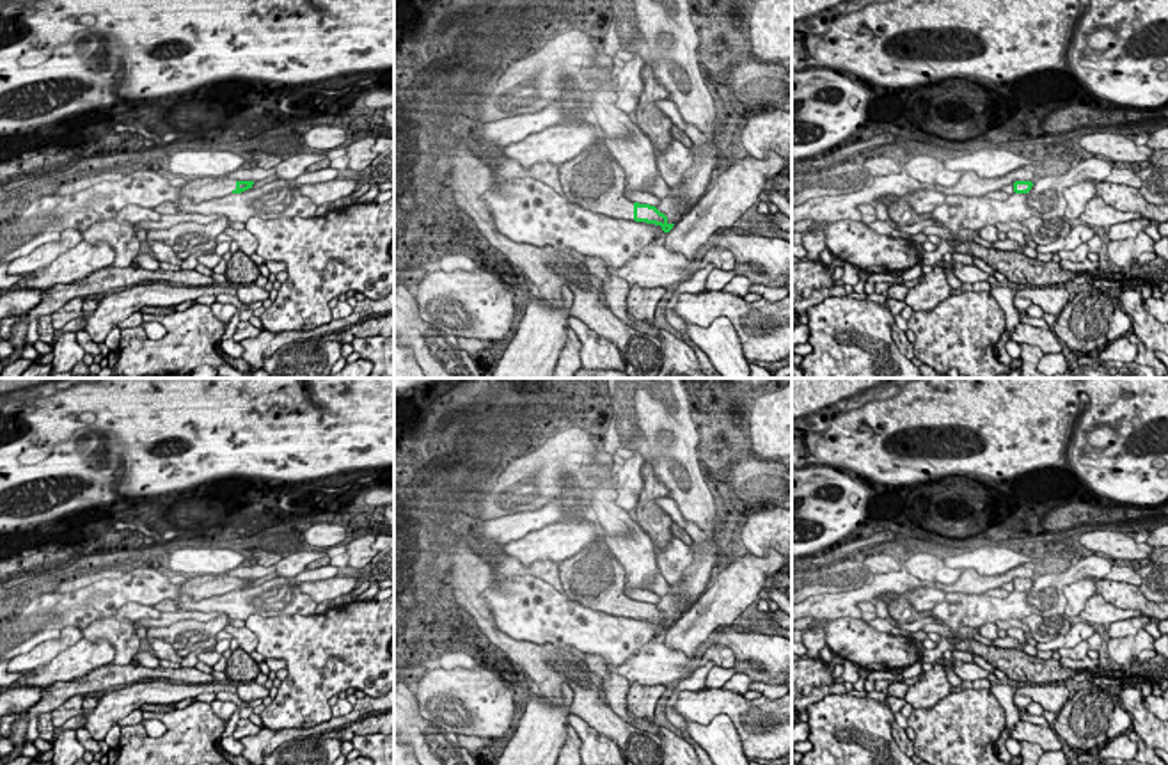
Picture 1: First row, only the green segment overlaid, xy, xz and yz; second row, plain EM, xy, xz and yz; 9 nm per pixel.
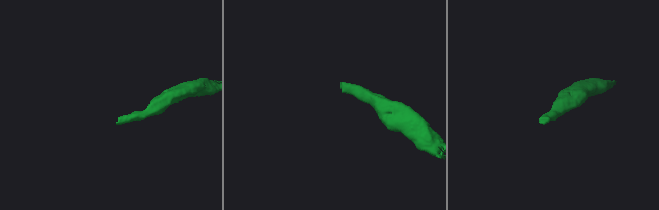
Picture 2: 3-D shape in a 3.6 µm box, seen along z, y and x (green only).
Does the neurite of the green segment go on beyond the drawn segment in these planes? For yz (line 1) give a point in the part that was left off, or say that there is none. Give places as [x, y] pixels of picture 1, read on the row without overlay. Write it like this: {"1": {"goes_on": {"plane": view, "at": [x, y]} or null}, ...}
{"1": {"goes_on": null}}

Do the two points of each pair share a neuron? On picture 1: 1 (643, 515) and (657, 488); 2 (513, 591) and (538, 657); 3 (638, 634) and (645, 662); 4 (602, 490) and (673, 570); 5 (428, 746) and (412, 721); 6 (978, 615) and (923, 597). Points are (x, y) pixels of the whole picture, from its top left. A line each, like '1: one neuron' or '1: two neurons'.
1: one neuron
2: two neurons
3: two neurons
4: two neurons
5: one neuron
6: two neurons

